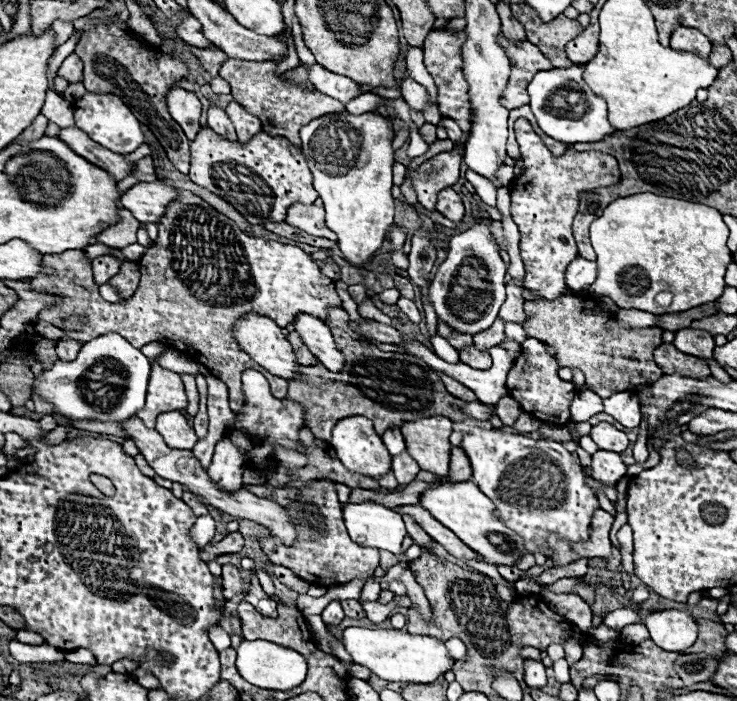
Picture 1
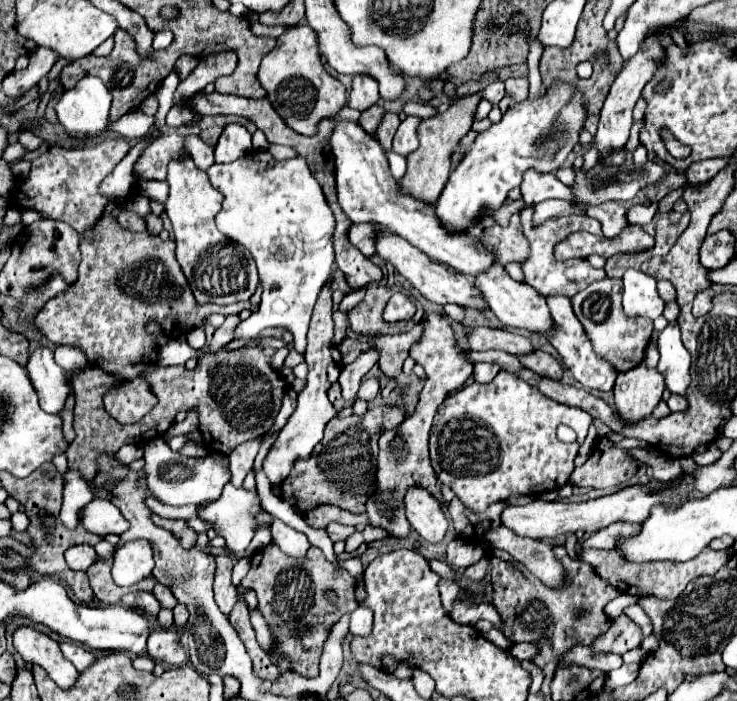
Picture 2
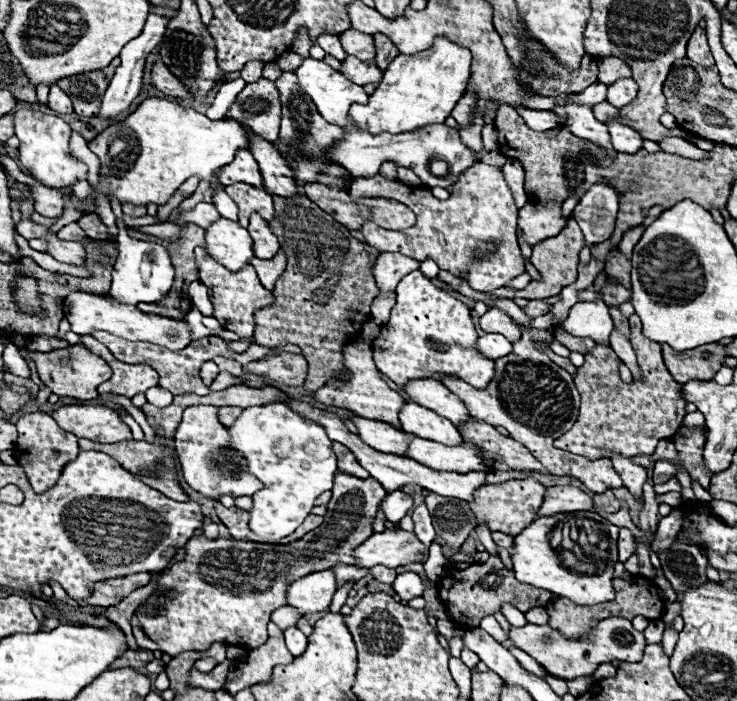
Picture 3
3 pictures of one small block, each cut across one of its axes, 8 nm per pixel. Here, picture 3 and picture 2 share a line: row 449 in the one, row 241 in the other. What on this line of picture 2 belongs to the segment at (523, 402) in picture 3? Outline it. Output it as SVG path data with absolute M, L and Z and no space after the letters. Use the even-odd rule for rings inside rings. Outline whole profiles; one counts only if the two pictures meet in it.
M526 206L522 212L520 212L520 222L522 222L522 230L524 230L524 236L530 244L530 256L522 262L522 272L524 272L524 282L530 284L532 288L536 288L542 296L548 296L548 294L564 294L564 296L574 296L578 294L580 290L584 290L586 286L590 286L592 282L600 280L606 276L604 270L596 270L592 268L586 260L564 260L564 262L558 262L554 258L554 244L556 240L562 240L564 236L568 236L568 232L572 230L584 230L584 232L590 232L590 234L602 234L600 230L600 222L590 218L590 216L572 216L572 218L548 218L546 222L542 222L540 226L534 226L534 210L532 206Z

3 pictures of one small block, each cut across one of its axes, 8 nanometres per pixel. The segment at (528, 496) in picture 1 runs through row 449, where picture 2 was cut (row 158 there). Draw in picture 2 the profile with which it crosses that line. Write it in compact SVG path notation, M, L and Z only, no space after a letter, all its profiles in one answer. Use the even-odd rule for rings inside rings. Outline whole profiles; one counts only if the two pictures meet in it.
M554 84L538 100L524 100L512 104L498 124L480 132L472 148L464 154L460 164L450 172L450 178L434 204L434 212L444 230L464 232L472 226L484 210L498 210L508 190L520 186L522 172L534 168L538 172L554 172L560 168L572 146L578 142L586 110L582 108L582 94L570 84Z

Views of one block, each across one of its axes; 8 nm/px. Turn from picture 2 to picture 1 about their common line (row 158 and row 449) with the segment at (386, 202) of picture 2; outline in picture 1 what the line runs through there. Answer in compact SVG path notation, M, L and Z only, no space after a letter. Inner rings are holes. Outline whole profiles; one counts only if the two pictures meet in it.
M348 416L342 418L336 426L334 426L334 438L332 438L332 446L336 450L338 460L344 464L344 468L348 468L350 472L358 472L362 476L372 476L372 478L382 478L384 474L390 472L392 468L392 456L386 450L382 438L376 434L372 422L364 416Z

